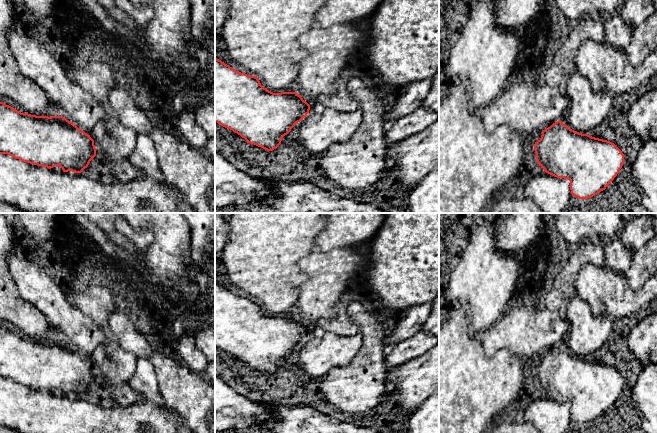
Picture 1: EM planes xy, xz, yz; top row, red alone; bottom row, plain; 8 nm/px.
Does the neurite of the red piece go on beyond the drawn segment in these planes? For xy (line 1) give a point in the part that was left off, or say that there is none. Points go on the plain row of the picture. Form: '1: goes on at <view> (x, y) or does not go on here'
1: does not go on here

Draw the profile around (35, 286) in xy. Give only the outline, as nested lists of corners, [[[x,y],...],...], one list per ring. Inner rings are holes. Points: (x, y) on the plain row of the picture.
[[[16,252],[8,256],[8,265],[21,297],[39,309],[47,318],[52,330],[59,334],[64,342],[88,359],[99,346],[105,344],[103,330],[89,316],[74,307],[71,299],[37,262]]]

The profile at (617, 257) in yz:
[[[617,236],[606,243],[602,265],[613,272],[625,273],[630,268],[634,253]]]

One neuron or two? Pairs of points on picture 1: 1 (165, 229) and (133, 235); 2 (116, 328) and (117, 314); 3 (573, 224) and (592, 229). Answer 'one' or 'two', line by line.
1: two
2: one
3: one

